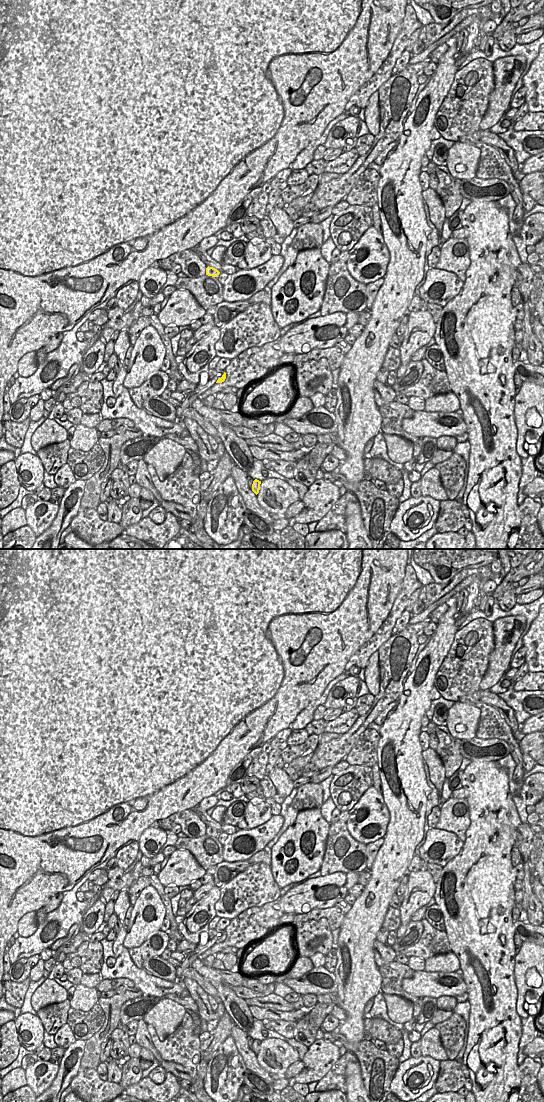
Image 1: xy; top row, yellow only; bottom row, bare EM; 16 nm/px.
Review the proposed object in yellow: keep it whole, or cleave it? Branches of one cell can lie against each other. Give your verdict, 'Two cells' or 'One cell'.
One cell.

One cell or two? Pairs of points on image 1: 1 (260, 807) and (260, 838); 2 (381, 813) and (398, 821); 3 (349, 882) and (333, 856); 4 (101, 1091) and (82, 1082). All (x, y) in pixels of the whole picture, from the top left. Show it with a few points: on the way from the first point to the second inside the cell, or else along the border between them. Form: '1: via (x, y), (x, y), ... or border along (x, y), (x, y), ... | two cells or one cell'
1: border along (272, 815), (265, 822), (255, 827), (241, 830) | two cells
2: border along (381, 795), (389, 813), (389, 822), (384, 837) | two cells
3: border along (358, 872), (333, 872), (321, 876) | two cells
4: via (96, 1091), (87, 1086) | one cell

